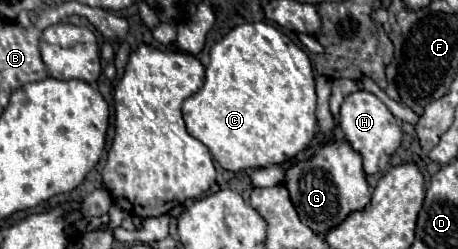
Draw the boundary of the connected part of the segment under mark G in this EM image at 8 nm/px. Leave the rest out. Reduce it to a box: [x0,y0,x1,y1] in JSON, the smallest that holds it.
[284,138,370,232]

